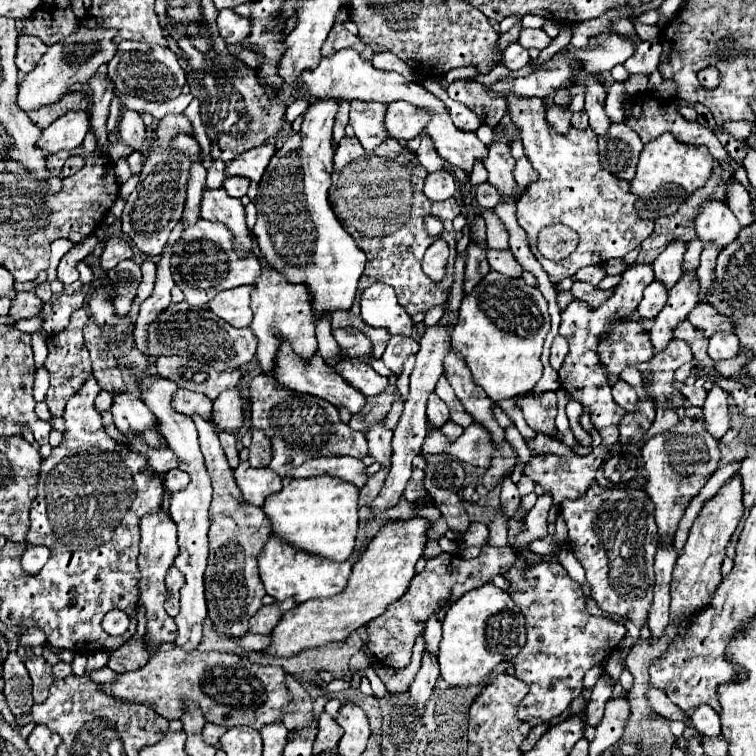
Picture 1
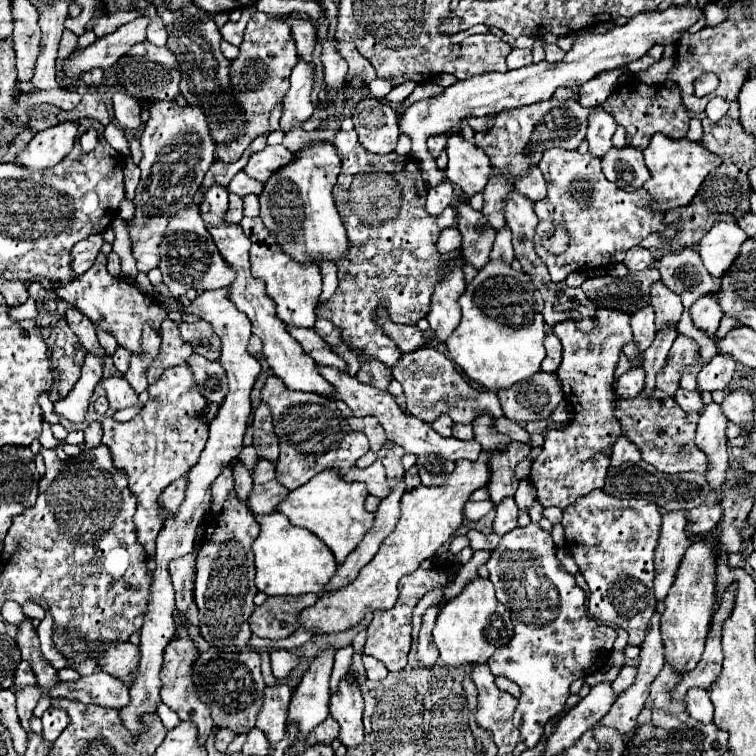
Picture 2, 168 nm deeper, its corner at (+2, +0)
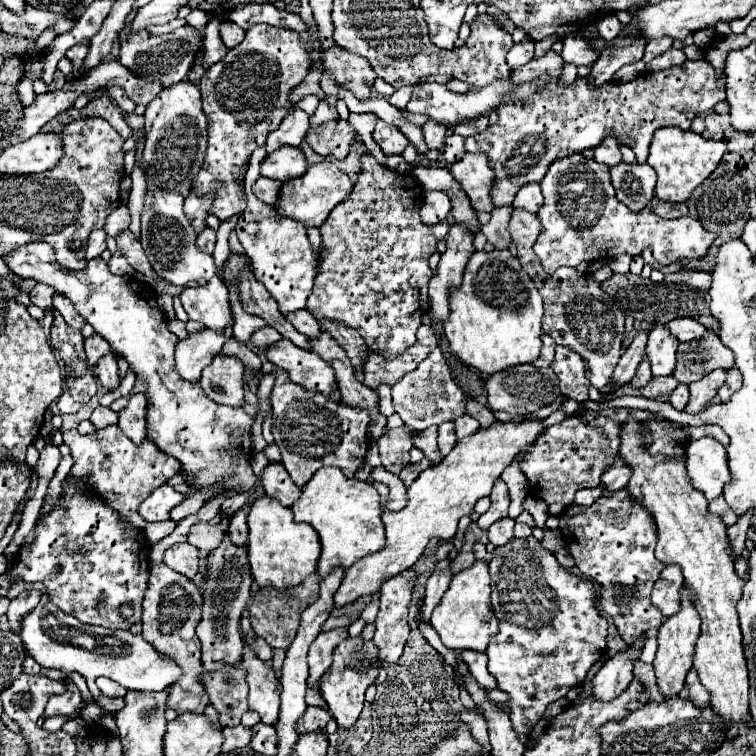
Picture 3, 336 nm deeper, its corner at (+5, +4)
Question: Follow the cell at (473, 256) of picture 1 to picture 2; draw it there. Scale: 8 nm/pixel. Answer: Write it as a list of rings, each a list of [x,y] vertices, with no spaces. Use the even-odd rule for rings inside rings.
[[[459,199],[457,203],[457,229],[463,235],[463,257],[467,263],[481,269],[489,261],[489,253],[493,247],[495,229],[483,217],[483,213],[475,211],[467,199]]]

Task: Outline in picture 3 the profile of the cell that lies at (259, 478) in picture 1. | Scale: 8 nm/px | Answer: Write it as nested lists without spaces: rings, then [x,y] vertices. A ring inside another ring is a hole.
[[[270,463],[262,471],[262,485],[268,497],[290,507],[300,497],[300,487],[294,485],[282,463]]]

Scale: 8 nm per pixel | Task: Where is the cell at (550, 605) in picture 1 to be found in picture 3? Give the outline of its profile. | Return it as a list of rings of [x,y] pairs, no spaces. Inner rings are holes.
[[[512,539],[510,543],[496,547],[488,559],[490,577],[492,577],[492,607],[500,619],[498,635],[488,643],[488,671],[498,681],[498,689],[510,695],[510,721],[514,731],[520,737],[530,735],[532,727],[544,715],[546,707],[560,697],[566,697],[570,687],[576,687],[584,681],[588,669],[602,657],[606,649],[608,623],[600,617],[594,607],[596,589],[588,579],[572,575],[564,569],[556,557],[546,551],[538,539]]]

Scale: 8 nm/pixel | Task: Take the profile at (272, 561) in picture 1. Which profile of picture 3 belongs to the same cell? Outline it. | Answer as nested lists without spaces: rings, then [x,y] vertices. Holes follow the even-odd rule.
[[[260,497],[248,513],[248,527],[248,561],[258,587],[292,589],[308,575],[318,573],[318,557],[322,553],[318,535],[308,523],[296,523],[290,507],[280,505],[276,499]]]

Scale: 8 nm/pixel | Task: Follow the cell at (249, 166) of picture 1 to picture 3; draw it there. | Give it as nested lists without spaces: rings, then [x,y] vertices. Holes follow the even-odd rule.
[[[282,147],[276,149],[274,153],[266,155],[266,159],[260,163],[260,175],[286,181],[292,177],[300,177],[302,171],[306,171],[306,159],[304,153],[298,147]]]

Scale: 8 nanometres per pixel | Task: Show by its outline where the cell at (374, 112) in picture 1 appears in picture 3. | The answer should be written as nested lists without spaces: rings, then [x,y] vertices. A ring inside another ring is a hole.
[[[376,119],[372,137],[386,155],[400,155],[408,145],[408,139],[404,137],[404,133],[400,129],[394,129],[394,125],[384,123],[382,119]]]

